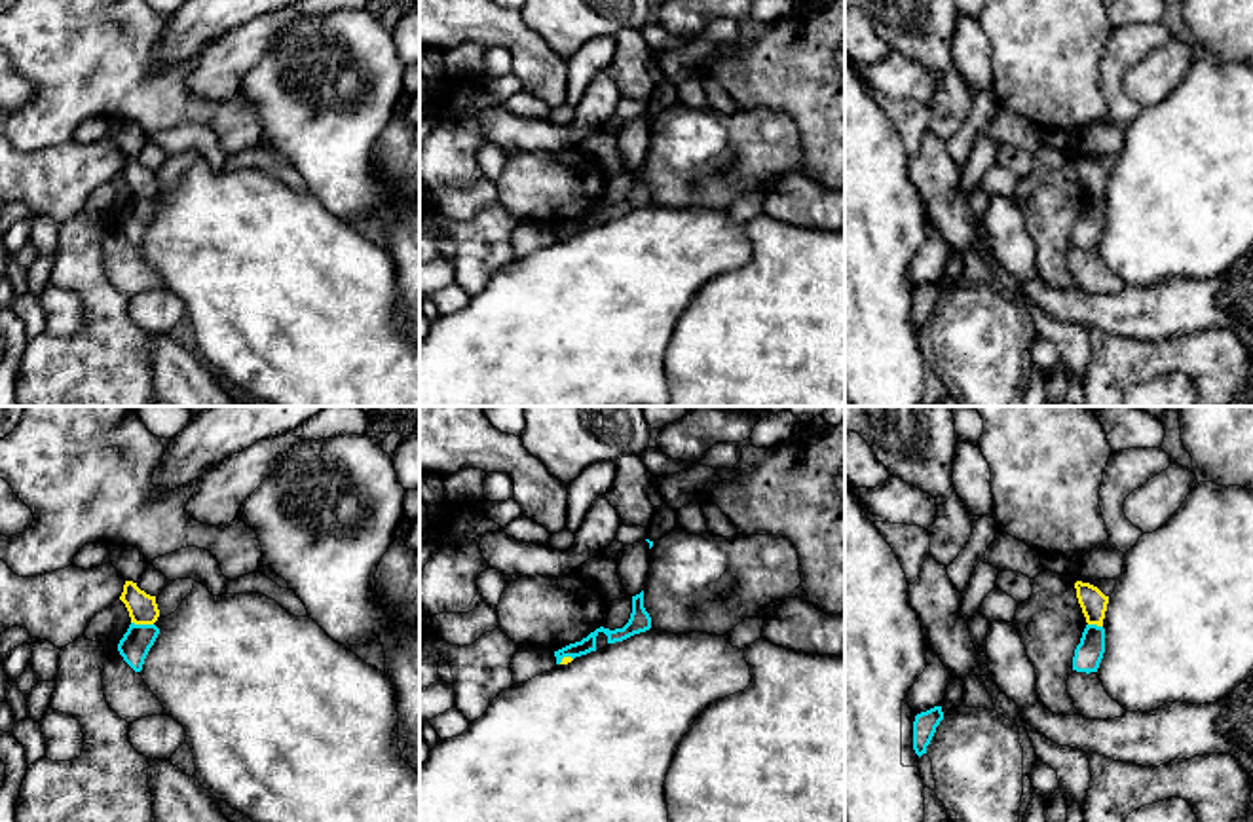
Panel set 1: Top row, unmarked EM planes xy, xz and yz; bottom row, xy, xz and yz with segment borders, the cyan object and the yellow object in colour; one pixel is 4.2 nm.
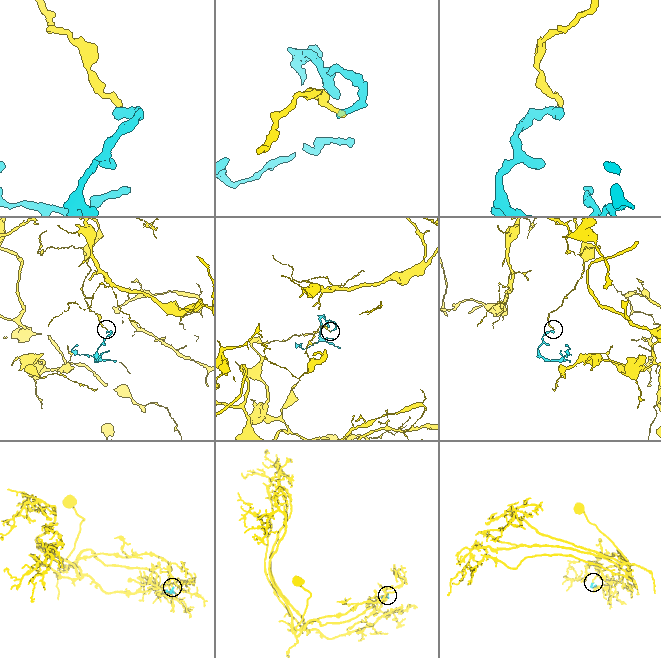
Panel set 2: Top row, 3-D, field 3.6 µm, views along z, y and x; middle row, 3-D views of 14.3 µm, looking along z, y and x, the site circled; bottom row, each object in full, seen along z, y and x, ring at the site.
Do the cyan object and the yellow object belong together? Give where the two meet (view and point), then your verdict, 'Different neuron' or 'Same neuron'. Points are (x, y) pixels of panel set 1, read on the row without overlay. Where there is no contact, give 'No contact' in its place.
Touches cyan at xy (143, 200). Different neuron

